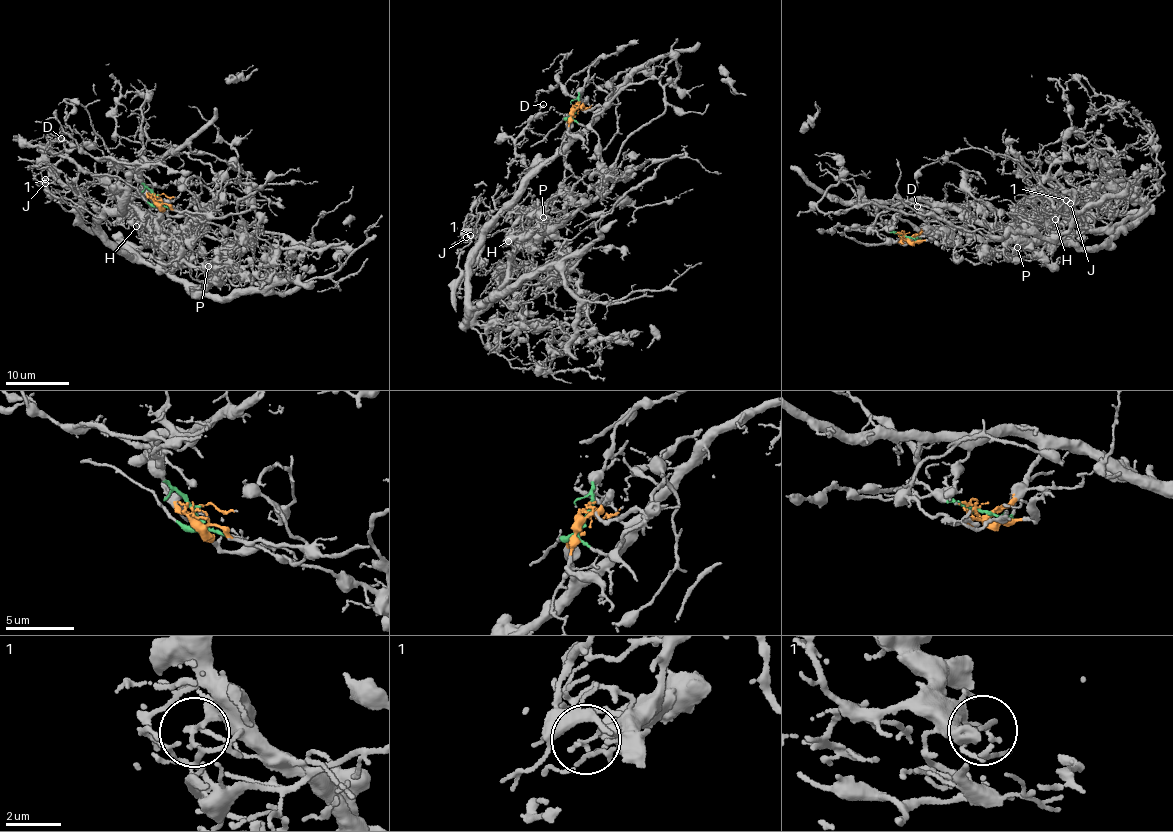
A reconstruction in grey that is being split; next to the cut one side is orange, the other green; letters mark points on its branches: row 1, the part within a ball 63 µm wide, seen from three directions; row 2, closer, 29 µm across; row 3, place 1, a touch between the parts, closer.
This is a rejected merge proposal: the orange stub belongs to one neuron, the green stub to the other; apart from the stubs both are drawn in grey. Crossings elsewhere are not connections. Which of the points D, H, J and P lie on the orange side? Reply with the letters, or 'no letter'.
D, J

